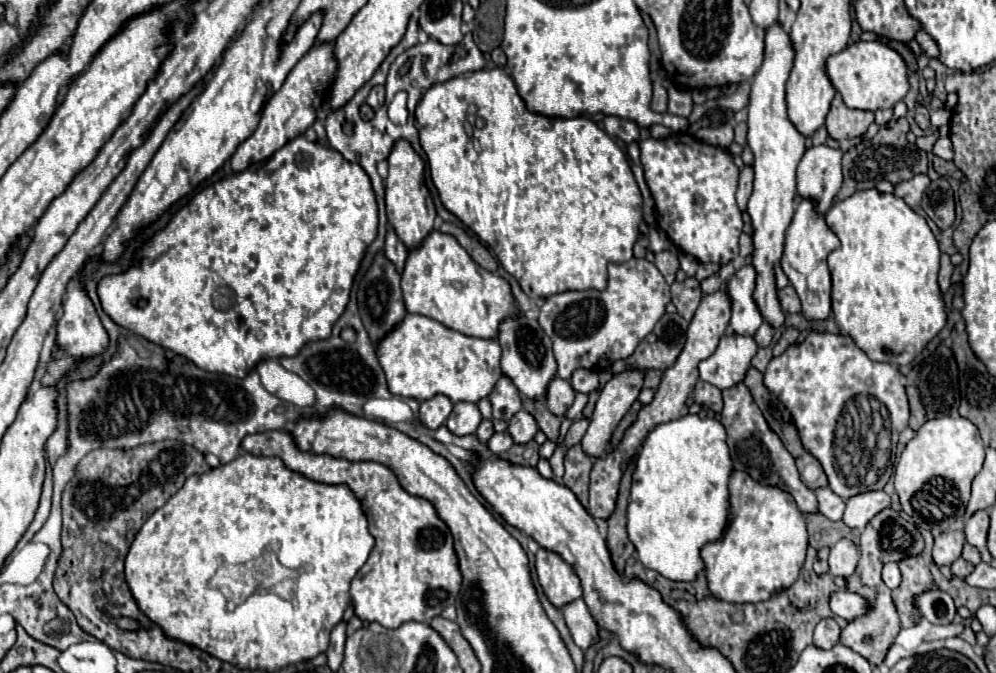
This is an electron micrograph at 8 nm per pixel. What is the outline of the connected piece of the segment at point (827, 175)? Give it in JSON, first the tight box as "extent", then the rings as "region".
{"extent":[798,144,842,214],"region":[[[826,144],[806,148],[798,164],[798,194],[812,196],[818,202],[818,212],[826,214],[836,192],[842,186],[842,150]]]}

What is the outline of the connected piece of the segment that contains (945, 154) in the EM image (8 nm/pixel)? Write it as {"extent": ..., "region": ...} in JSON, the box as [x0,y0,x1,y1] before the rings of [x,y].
{"extent":[932,138,954,160],"region":[[[938,138],[932,146],[932,152],[944,160],[952,160],[954,158],[954,152],[952,152],[952,142],[950,138]]]}

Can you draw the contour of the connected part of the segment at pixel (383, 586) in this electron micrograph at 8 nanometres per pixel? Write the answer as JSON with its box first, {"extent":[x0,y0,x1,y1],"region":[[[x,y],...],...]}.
{"extent":[240,430,462,628],"region":[[[268,430],[248,434],[240,450],[252,456],[278,456],[282,462],[316,482],[348,484],[362,500],[362,510],[370,524],[376,544],[352,580],[352,602],[356,616],[368,622],[380,622],[386,628],[398,628],[404,622],[430,622],[442,610],[454,604],[462,574],[454,552],[454,538],[446,522],[438,516],[432,502],[408,494],[390,468],[378,462],[350,462],[344,458],[304,454],[296,448],[286,430]]]}

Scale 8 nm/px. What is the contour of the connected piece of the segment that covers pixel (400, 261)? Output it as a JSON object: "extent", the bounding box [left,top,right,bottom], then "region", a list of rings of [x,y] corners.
{"extent":[384,228,408,272],"region":[[[388,228],[388,234],[386,234],[386,244],[384,244],[384,252],[386,256],[396,264],[398,272],[402,272],[404,268],[404,262],[406,262],[406,256],[408,256],[408,250],[404,246],[404,242],[396,236],[396,232],[392,228]]]}

